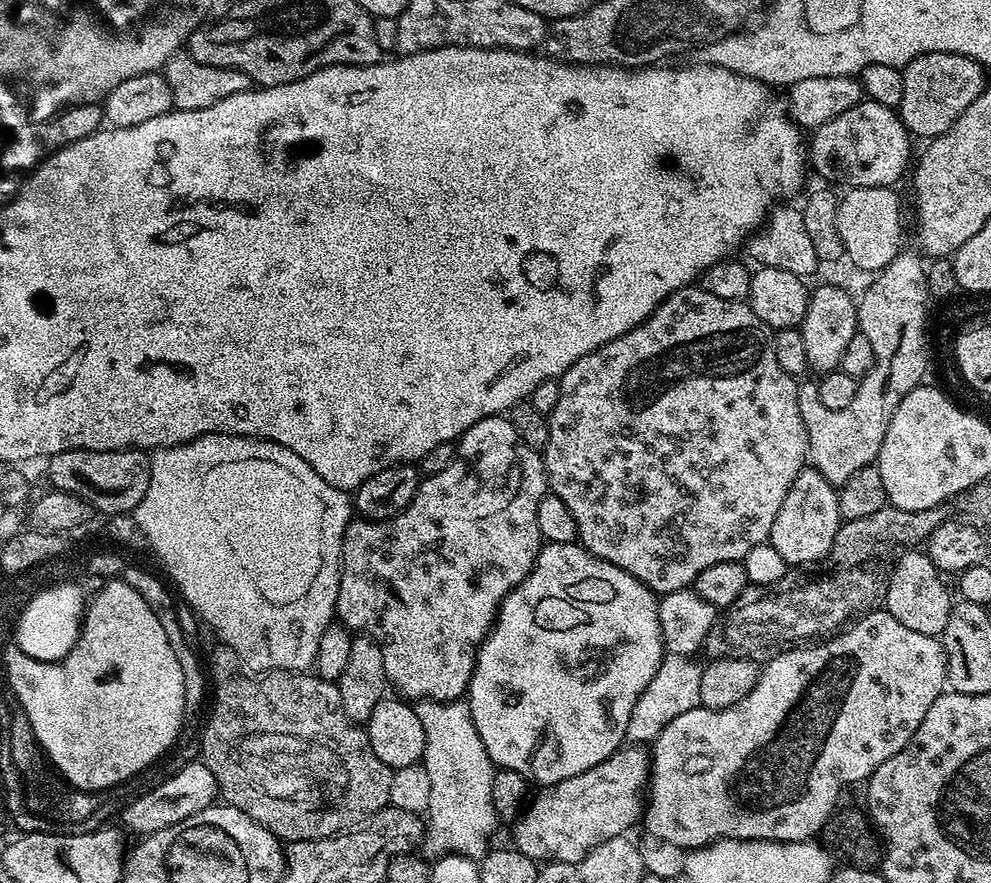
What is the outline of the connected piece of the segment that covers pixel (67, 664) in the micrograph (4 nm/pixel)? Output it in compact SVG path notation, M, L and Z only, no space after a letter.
M115 578L107 581L96 592L96 597L87 601L83 624L80 628L80 636L74 642L73 648L62 659L56 663L50 661L38 661L32 657L28 657L18 647L9 646L4 652L4 672L8 675L8 684L12 687L12 692L16 695L19 711L26 714L26 718L30 718L30 726L36 735L36 741L40 743L44 750L44 755L52 761L52 767L75 788L82 788L85 792L99 793L100 788L112 788L115 784L120 784L123 780L131 778L135 772L143 770L147 764L152 764L172 743L176 740L176 735L180 732L180 727L184 724L186 713L184 710L184 679L182 678L182 666L178 666L178 658L174 654L174 650L170 646L170 638L166 638L166 630L162 630L162 622L158 622L158 614L154 614L154 610L146 602L146 598L142 598L142 594L138 594L138 590L134 590L134 586L130 586L124 580Z

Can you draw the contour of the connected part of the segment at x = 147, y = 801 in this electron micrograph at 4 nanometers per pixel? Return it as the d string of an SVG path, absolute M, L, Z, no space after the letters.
M202 762L196 764L184 764L177 770L173 776L165 778L161 784L153 786L149 792L144 792L141 796L136 796L124 808L124 824L123 827L129 833L140 832L139 834L147 834L149 832L157 832L163 828L168 828L172 824L182 822L186 818L190 818L190 814L194 814L203 808L210 808L217 803L218 789L214 774L210 774L210 770Z

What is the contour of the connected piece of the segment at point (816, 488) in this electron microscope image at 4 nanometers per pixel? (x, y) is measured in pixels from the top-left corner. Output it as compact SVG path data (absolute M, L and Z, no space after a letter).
M806 466L794 478L794 486L786 490L786 498L778 510L778 518L774 518L774 526L770 530L768 540L782 554L782 558L790 566L796 564L819 565L834 546L834 538L842 523L838 510L840 493L837 485L826 482L822 474L811 466Z

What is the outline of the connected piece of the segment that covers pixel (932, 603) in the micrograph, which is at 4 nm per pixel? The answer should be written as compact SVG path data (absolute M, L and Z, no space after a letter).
M901 551L890 568L888 592L882 597L883 607L907 629L916 630L918 634L943 637L954 603L954 596L948 593L944 580L942 573L930 562L927 551Z

